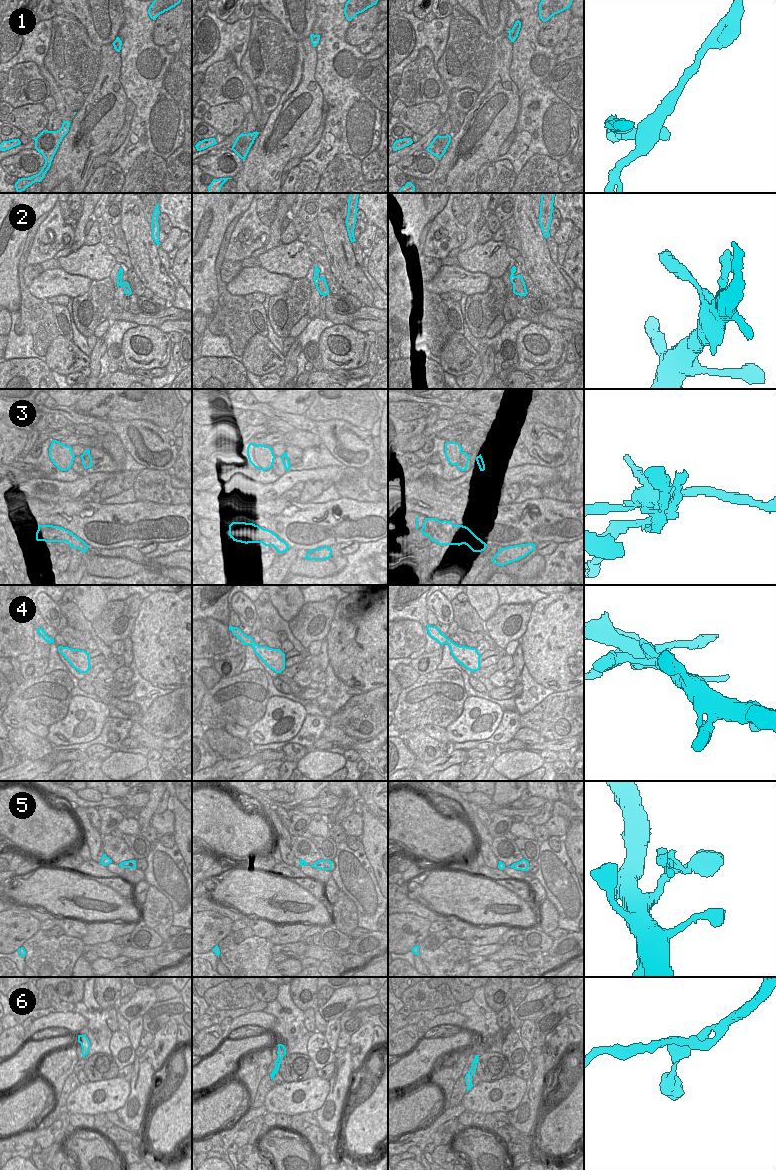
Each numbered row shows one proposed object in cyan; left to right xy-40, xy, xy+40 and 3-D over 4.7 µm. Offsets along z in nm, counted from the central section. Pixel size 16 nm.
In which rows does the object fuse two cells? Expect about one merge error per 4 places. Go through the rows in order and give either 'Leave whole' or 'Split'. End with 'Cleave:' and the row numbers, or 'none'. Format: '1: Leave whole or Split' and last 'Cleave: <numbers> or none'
1: Split
2: Leave whole
3: Split
4: Leave whole
5: Split
6: Leave whole
Cleave: 1, 3, 5.

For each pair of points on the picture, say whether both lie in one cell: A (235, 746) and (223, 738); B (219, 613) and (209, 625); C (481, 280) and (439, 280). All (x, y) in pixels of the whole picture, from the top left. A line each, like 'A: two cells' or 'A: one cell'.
A: one cell
B: two cells
C: one cell

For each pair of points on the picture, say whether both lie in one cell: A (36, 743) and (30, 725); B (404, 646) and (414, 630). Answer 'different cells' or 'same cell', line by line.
A: different cells
B: same cell

